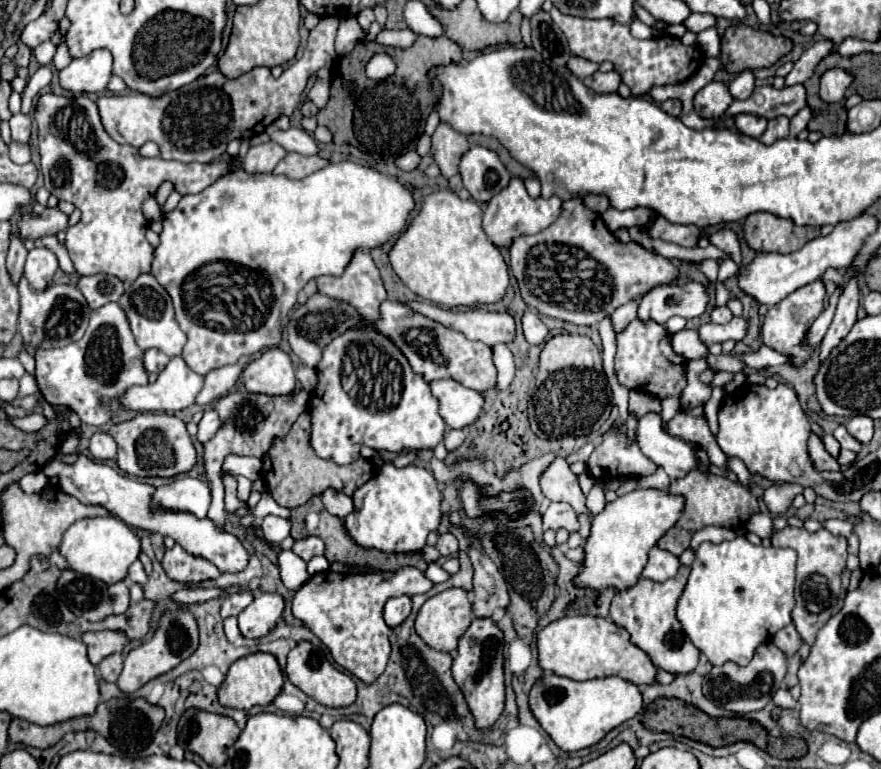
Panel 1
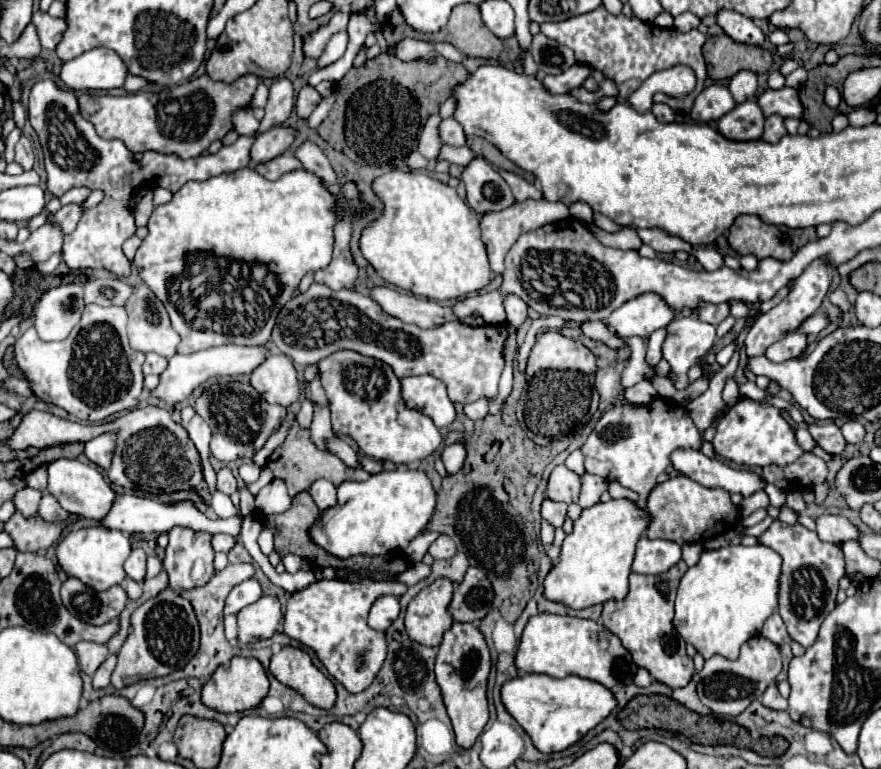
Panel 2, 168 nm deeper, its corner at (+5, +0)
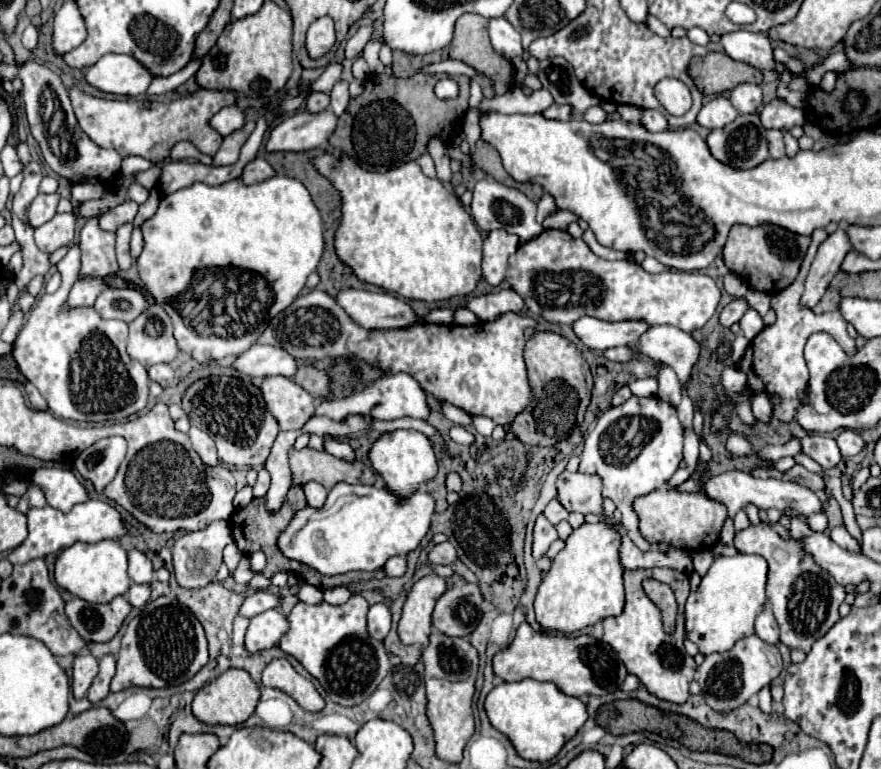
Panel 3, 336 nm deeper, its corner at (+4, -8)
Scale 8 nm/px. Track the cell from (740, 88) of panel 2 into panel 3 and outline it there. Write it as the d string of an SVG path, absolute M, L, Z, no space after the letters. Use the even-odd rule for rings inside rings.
M739 84L729 92L729 100L741 114L755 114L761 108L763 94L757 84Z

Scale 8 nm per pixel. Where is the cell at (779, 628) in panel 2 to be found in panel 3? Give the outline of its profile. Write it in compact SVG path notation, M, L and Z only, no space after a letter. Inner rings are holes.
M769 602L763 606L759 616L755 618L755 634L769 644L779 642L779 626L777 626L777 620L773 618L773 610Z

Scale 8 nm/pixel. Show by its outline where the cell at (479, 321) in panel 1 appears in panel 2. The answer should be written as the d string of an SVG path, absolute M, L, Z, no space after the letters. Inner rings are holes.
M378 286L372 290L372 298L394 318L400 318L404 322L412 322L420 328L436 328L446 322L460 322L466 326L482 326L486 324L480 316L466 316L466 320L458 320L454 316L454 310L446 304L418 298L414 294L404 294L388 286Z

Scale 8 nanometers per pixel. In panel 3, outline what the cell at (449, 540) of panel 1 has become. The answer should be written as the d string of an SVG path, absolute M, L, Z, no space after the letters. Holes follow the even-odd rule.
M441 542L441 544L435 544L435 548L429 552L429 560L433 564L453 564L457 560L457 554L451 542Z

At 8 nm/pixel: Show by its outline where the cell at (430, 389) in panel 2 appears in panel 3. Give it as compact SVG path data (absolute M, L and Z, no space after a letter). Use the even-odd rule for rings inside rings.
M397 372L397 374L385 374L379 380L369 382L361 392L357 392L353 396L322 402L320 406L316 406L315 414L327 416L333 420L341 420L347 414L371 414L377 420L395 420L395 418L403 418L403 416L413 416L413 418L425 420L429 416L429 408L425 402L425 392L419 386L419 382L415 378L411 378L409 374Z

